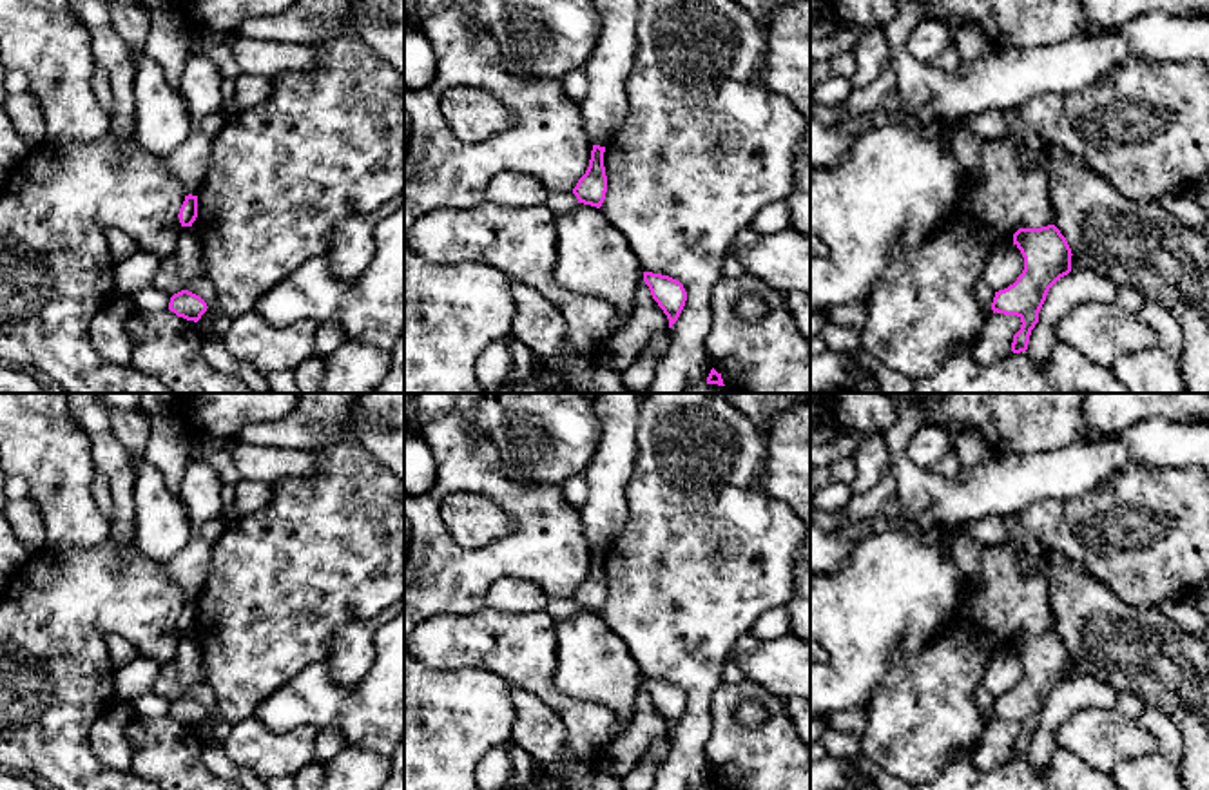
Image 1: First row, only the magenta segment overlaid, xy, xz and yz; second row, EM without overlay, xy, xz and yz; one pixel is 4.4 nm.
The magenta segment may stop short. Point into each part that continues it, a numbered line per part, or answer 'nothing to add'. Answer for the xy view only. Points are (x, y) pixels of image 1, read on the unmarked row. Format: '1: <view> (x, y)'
nothing to add

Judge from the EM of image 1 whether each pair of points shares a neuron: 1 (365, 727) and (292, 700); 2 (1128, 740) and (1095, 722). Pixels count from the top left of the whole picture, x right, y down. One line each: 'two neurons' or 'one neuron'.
1: one neuron
2: one neuron

